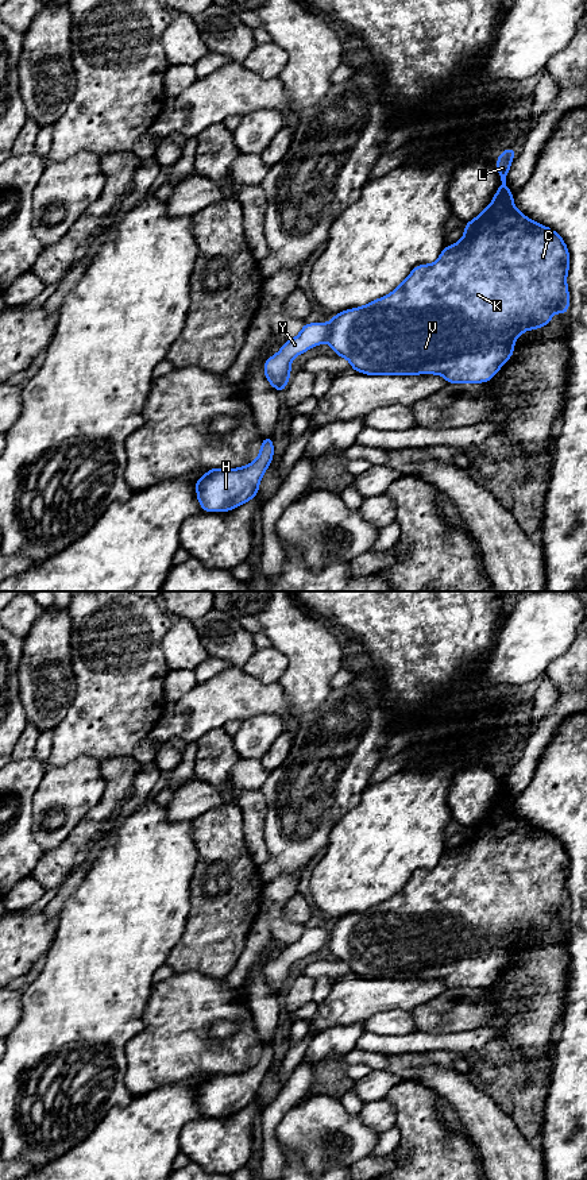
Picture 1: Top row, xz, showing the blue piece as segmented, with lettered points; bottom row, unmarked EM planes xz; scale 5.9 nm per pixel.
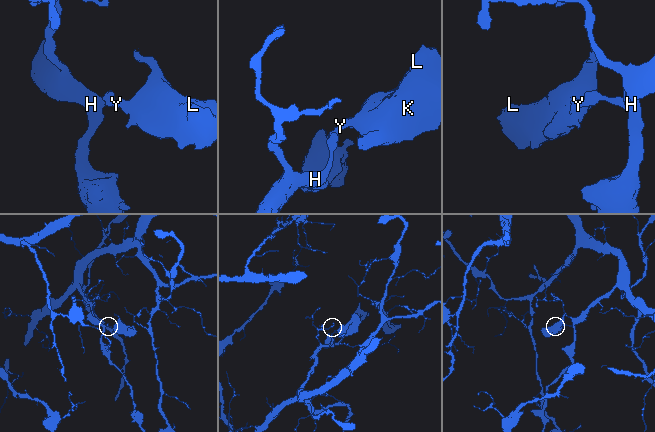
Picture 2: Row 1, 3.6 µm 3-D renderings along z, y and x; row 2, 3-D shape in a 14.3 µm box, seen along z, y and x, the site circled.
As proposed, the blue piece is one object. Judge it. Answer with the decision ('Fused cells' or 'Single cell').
Fused cells

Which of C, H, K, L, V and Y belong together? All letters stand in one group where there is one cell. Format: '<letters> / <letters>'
C K L V / H Y

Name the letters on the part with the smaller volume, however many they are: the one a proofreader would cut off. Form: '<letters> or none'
C, K, L, V

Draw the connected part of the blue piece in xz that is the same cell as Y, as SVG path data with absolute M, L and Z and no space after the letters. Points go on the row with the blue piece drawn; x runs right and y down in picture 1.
M312 323L304 324L300 335L291 340L287 340L278 354L270 356L264 362L264 377L279 393L283 392L286 383L291 375L291 360L327 340L329 333L329 324Z

